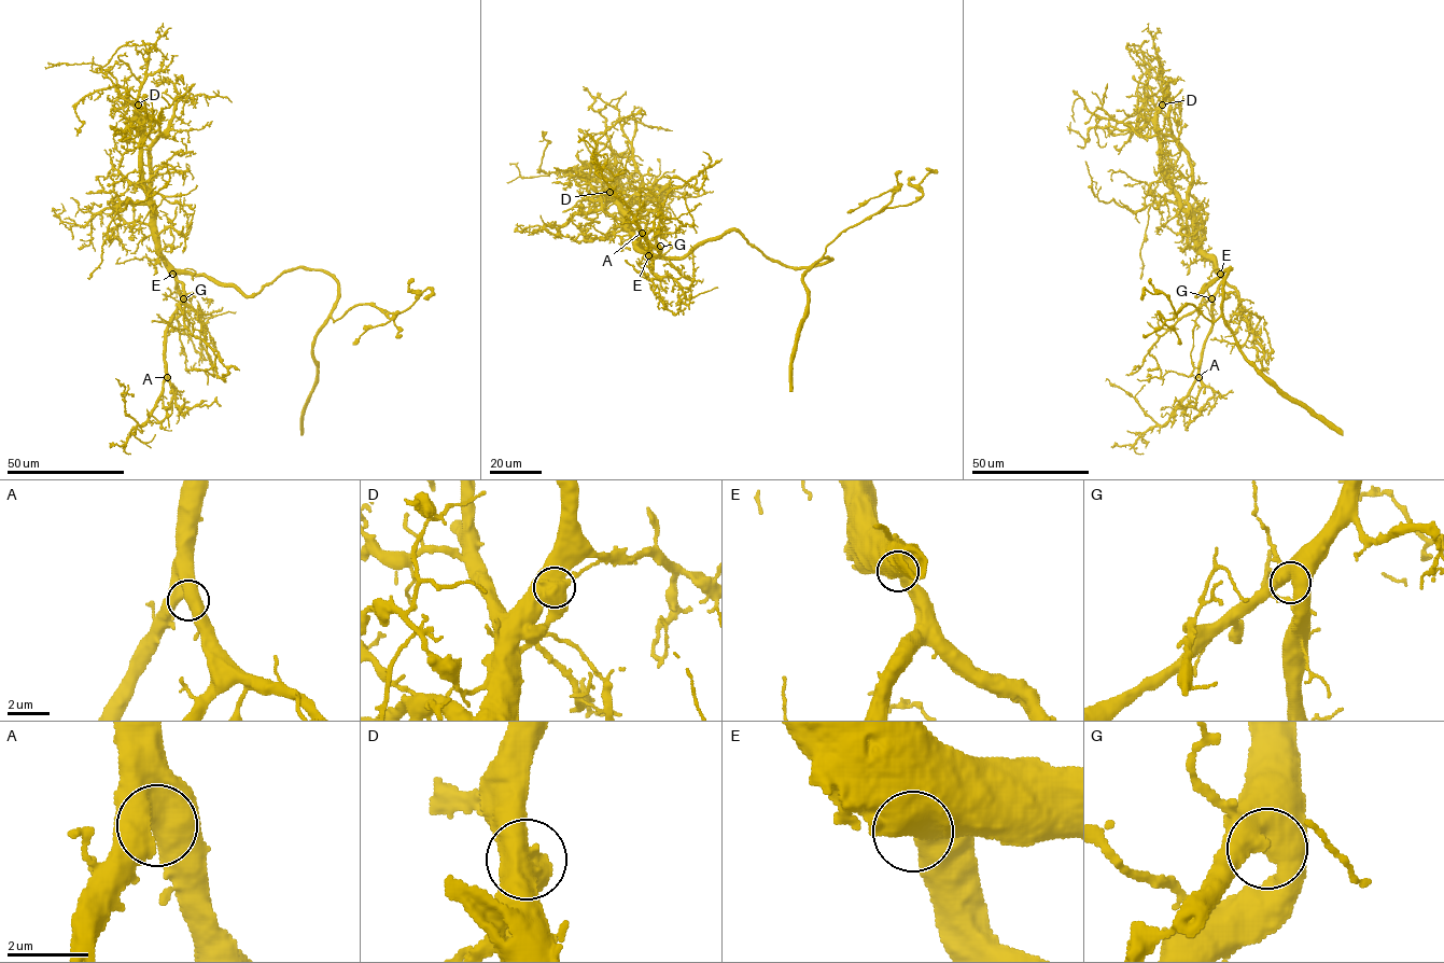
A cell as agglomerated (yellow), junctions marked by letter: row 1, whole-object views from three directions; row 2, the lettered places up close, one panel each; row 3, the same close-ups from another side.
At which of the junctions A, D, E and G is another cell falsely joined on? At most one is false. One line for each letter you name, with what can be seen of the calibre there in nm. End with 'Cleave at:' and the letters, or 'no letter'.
D: Thickness 750 nm
Cleave at: D

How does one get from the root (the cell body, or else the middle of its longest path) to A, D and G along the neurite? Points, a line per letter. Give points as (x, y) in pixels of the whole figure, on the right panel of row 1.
A: (1210, 283), (1221, 274), (1222, 281), (1213, 298), (1213, 325), (1199, 377)
D: (1210, 283), (1220, 270), (1200, 248), (1193, 221), (1162, 165), (1155, 125), (1162, 105)
G: (1210, 283), (1221, 274), (1222, 281), (1211, 298)

